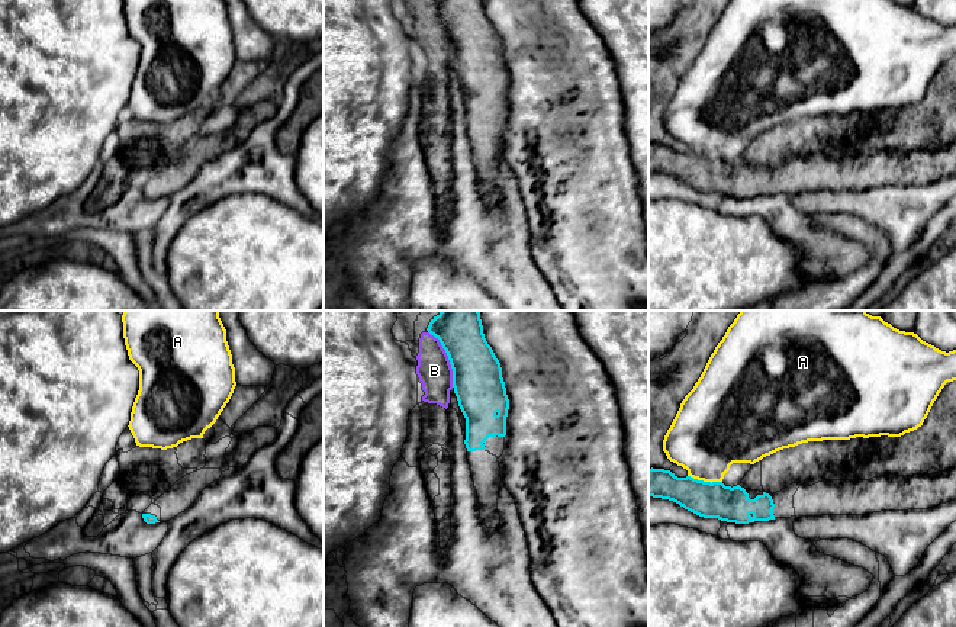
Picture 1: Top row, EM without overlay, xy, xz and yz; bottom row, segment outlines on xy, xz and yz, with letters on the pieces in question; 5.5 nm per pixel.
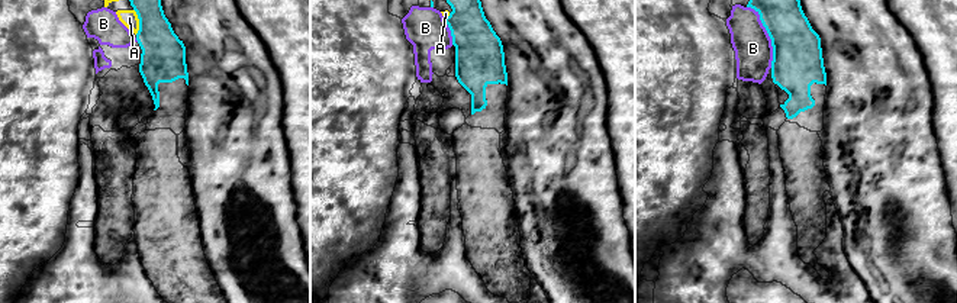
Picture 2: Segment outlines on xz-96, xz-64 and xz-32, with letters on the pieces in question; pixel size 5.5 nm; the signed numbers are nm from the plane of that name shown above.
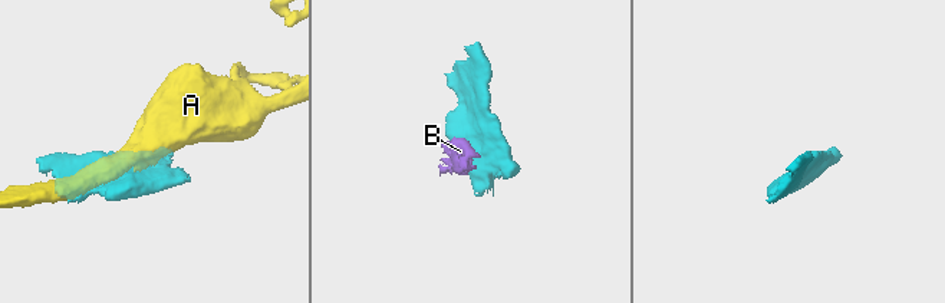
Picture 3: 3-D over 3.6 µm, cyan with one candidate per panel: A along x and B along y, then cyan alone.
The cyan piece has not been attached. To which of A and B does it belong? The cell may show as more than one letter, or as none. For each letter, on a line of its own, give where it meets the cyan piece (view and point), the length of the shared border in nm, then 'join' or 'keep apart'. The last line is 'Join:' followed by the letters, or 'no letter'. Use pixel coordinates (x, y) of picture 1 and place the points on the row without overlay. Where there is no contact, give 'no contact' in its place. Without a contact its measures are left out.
A: meets cyan in yz at (705, 157); contact 200 nm long; keep apart
B: meets cyan in xz at (448, 34); contact 340 nm long; keep apart
Join: no letter

